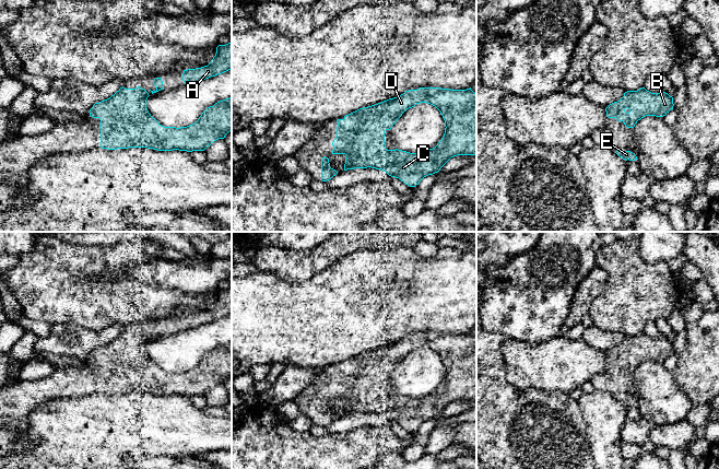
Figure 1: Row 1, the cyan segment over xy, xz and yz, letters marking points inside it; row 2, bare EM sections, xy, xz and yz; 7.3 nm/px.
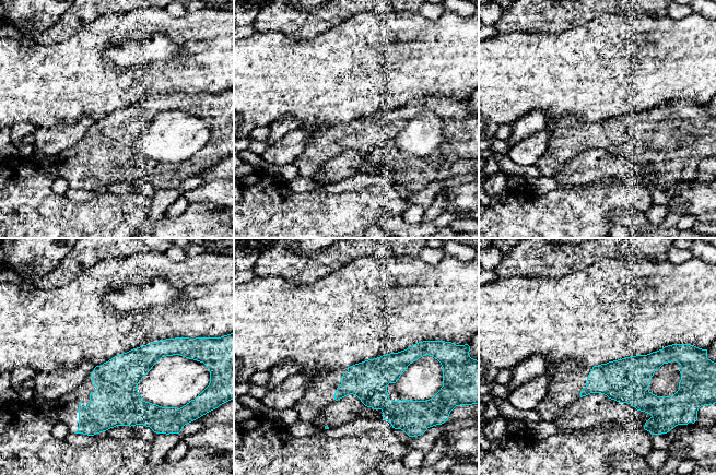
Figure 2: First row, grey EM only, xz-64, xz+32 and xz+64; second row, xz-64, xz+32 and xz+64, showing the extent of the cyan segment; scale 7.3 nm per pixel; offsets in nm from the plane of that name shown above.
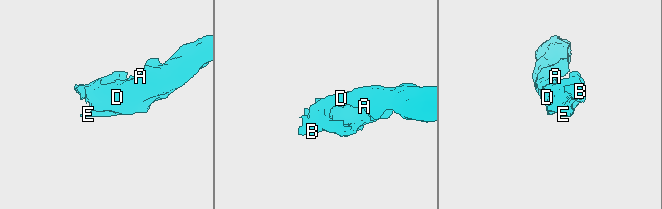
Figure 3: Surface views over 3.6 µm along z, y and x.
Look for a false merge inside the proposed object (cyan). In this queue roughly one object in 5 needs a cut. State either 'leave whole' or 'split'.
leave whole

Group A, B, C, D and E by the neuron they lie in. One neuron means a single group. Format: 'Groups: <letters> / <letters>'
Groups: A B C D E

